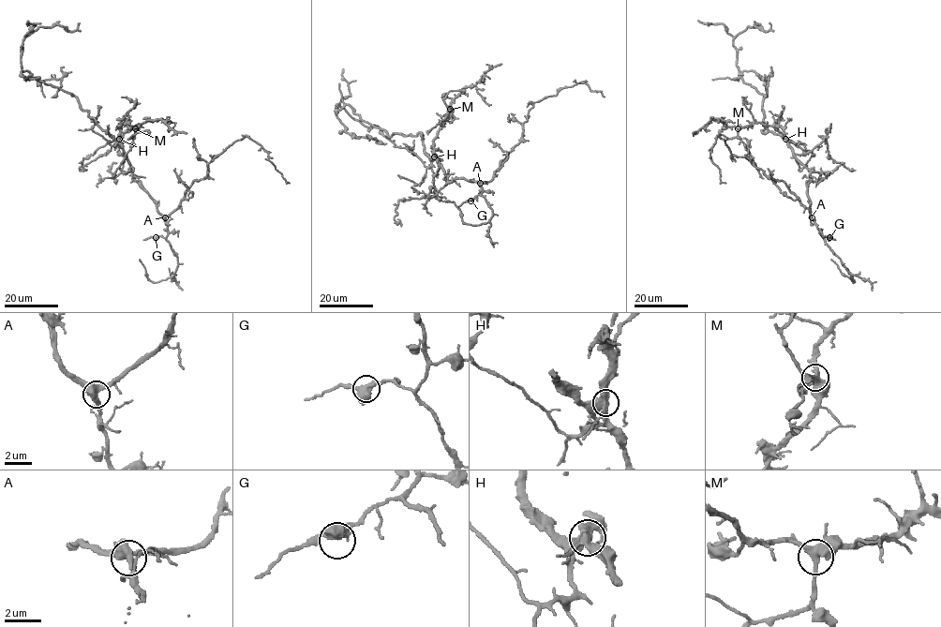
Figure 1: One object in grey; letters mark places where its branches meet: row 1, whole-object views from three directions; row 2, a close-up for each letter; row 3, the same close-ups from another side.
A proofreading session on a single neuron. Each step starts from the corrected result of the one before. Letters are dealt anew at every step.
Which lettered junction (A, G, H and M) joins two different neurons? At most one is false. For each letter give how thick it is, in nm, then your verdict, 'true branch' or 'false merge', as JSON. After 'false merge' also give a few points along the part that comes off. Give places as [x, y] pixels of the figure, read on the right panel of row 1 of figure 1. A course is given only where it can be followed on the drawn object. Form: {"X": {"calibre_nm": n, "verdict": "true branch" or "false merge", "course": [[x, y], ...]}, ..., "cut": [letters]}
{"A": {"calibre_nm": 460, "verdict": "true branch"}, "G": {"calibre_nm": 440, "verdict": "true branch"}, "H": {"calibre_nm": 420, "verdict": "true branch"}, "M": {"calibre_nm": 380, "verdict": "true branch"}, "cut": []}

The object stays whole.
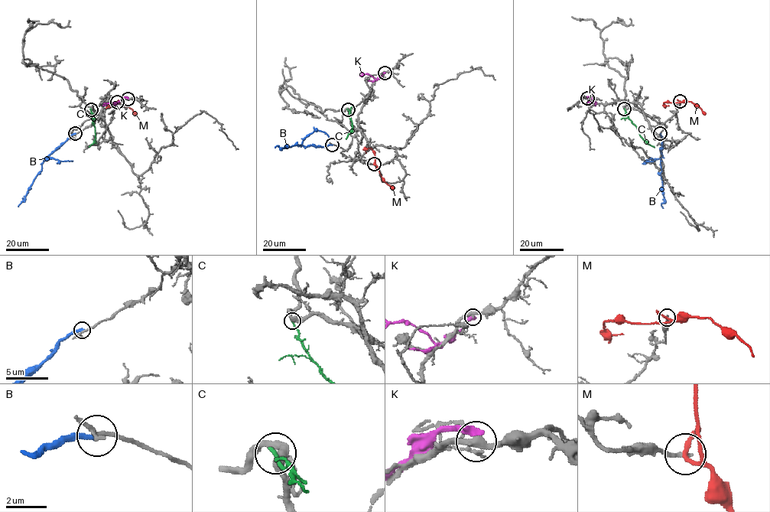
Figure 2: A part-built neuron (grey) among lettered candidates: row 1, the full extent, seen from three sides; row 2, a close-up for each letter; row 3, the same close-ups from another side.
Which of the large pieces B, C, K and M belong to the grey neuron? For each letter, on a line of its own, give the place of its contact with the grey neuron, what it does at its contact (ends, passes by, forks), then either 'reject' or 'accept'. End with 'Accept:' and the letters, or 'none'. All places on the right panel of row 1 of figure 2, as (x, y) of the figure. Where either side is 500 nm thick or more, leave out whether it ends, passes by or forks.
B: (660, 133) | it ends | reject
C: (624, 109) | it ends | reject
K: (587, 98) | it ends | reject
M: (680, 101) | it forks | reject
Accept: none

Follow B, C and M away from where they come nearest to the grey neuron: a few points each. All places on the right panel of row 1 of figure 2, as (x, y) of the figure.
B: (660, 134), (664, 200), (661, 205), (663, 207)
C: (625, 109), (639, 135), (654, 148)
M: (680, 101), (691, 101), (705, 115)

